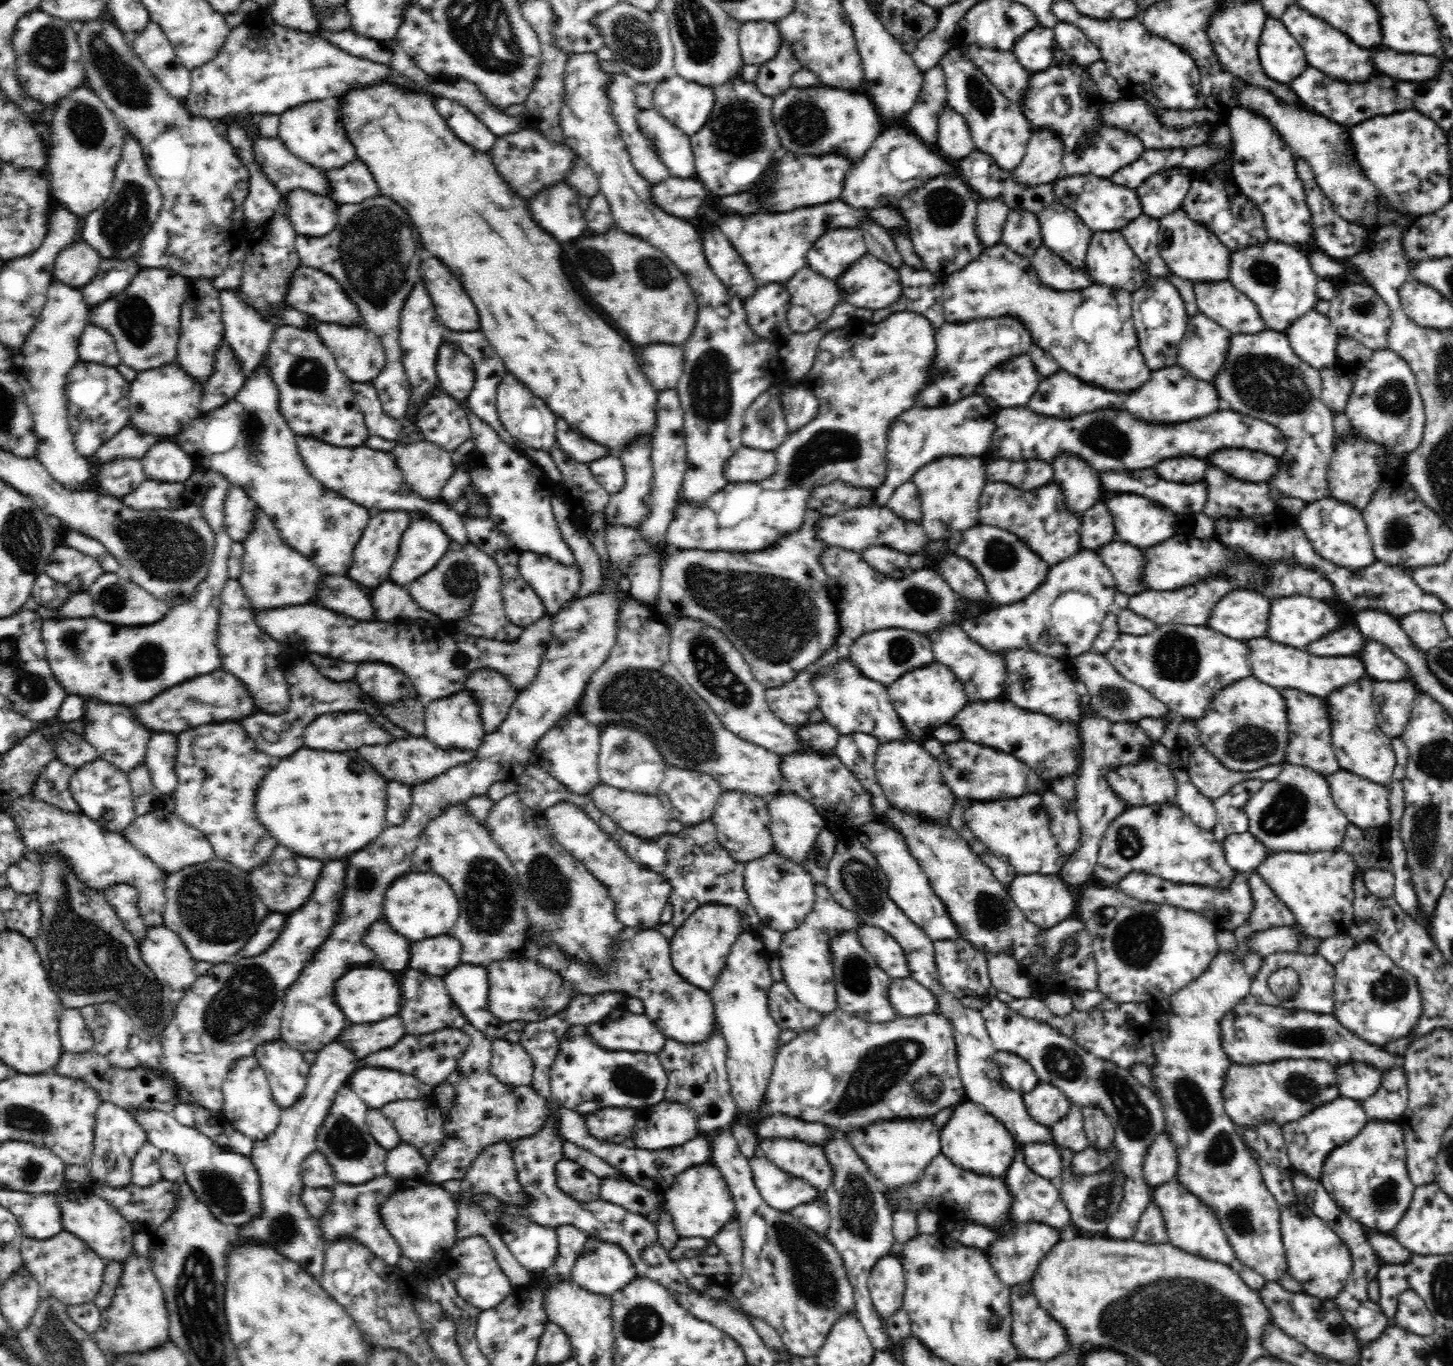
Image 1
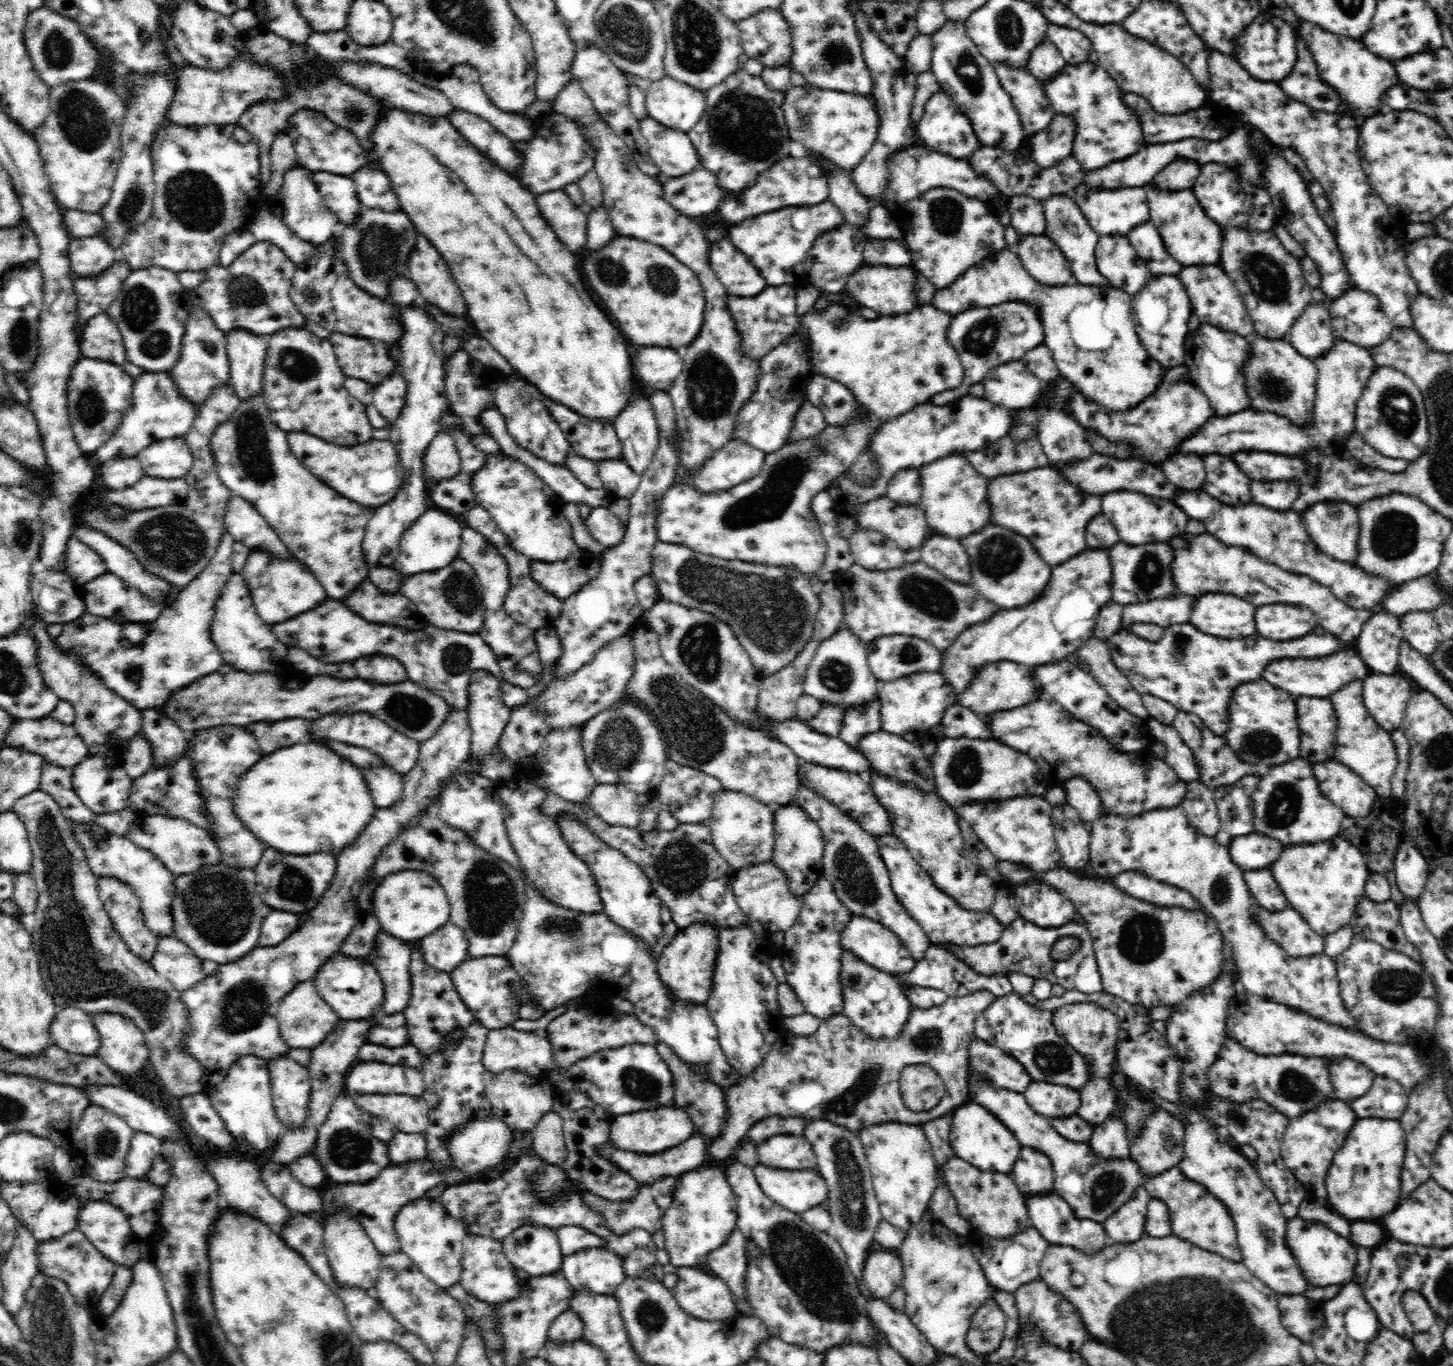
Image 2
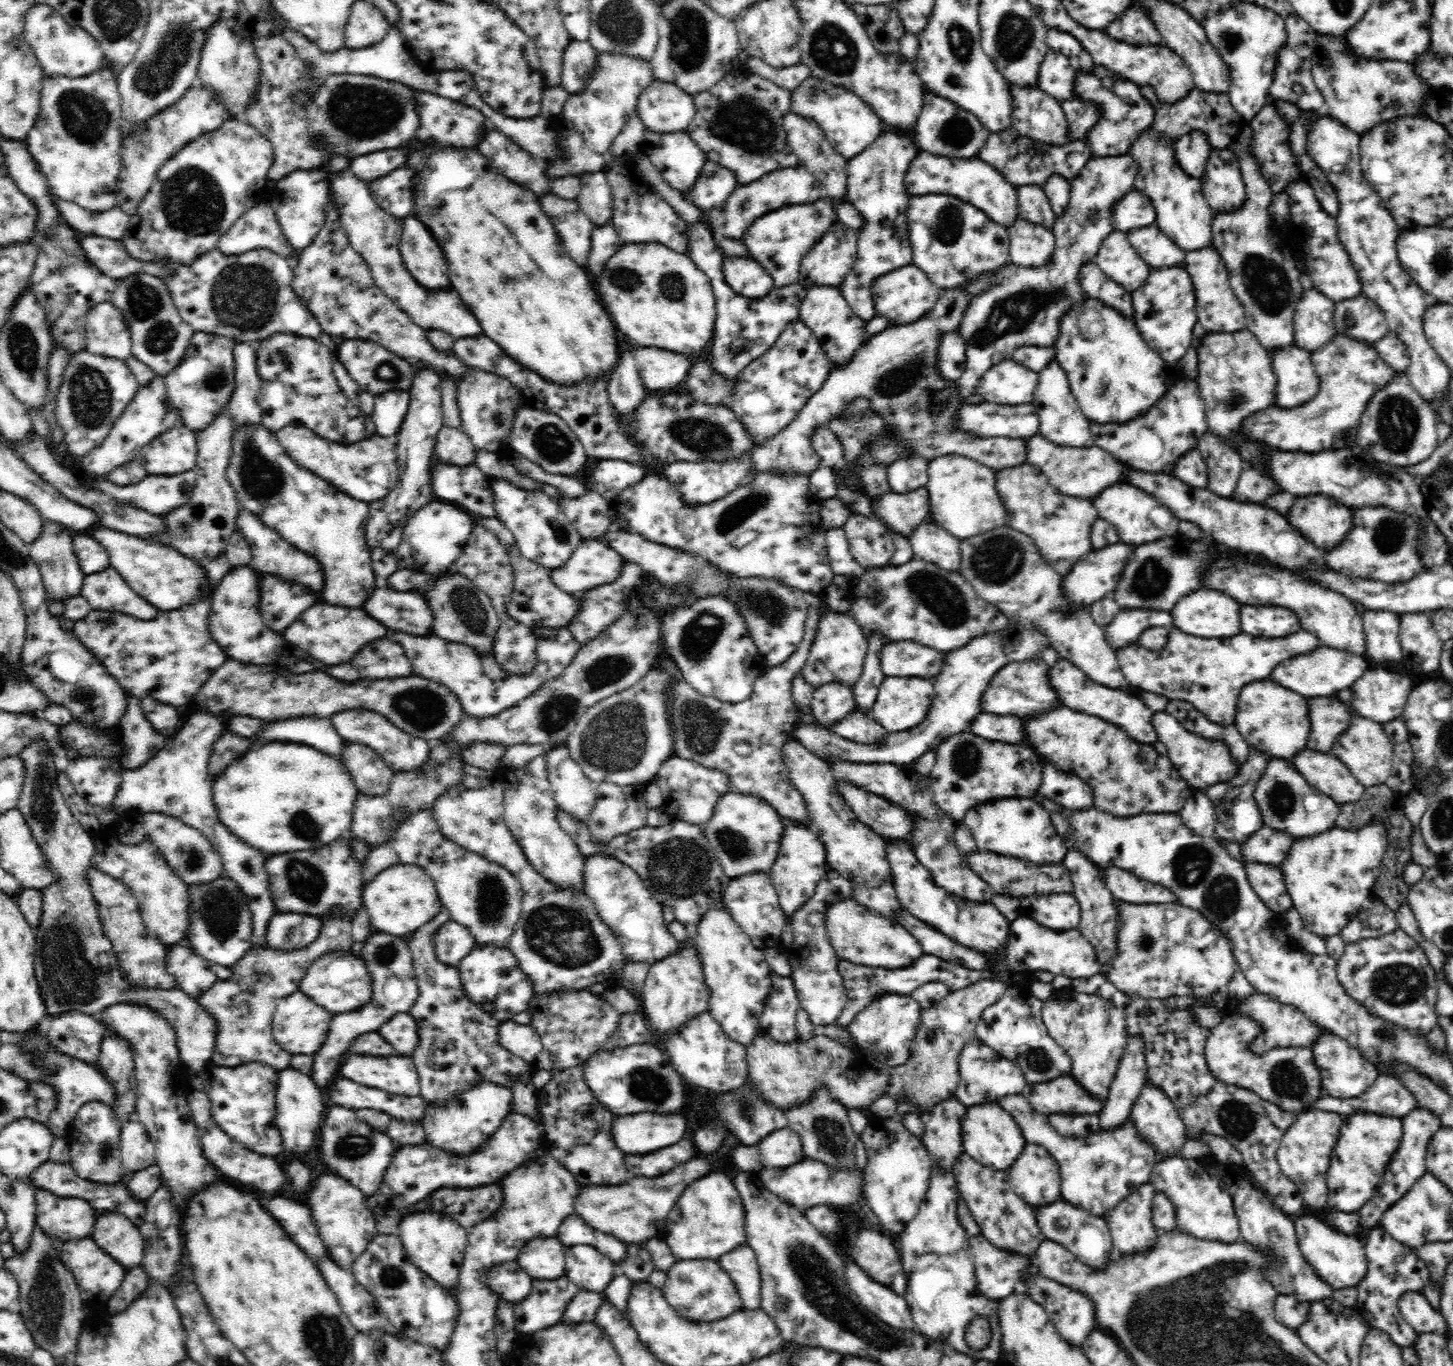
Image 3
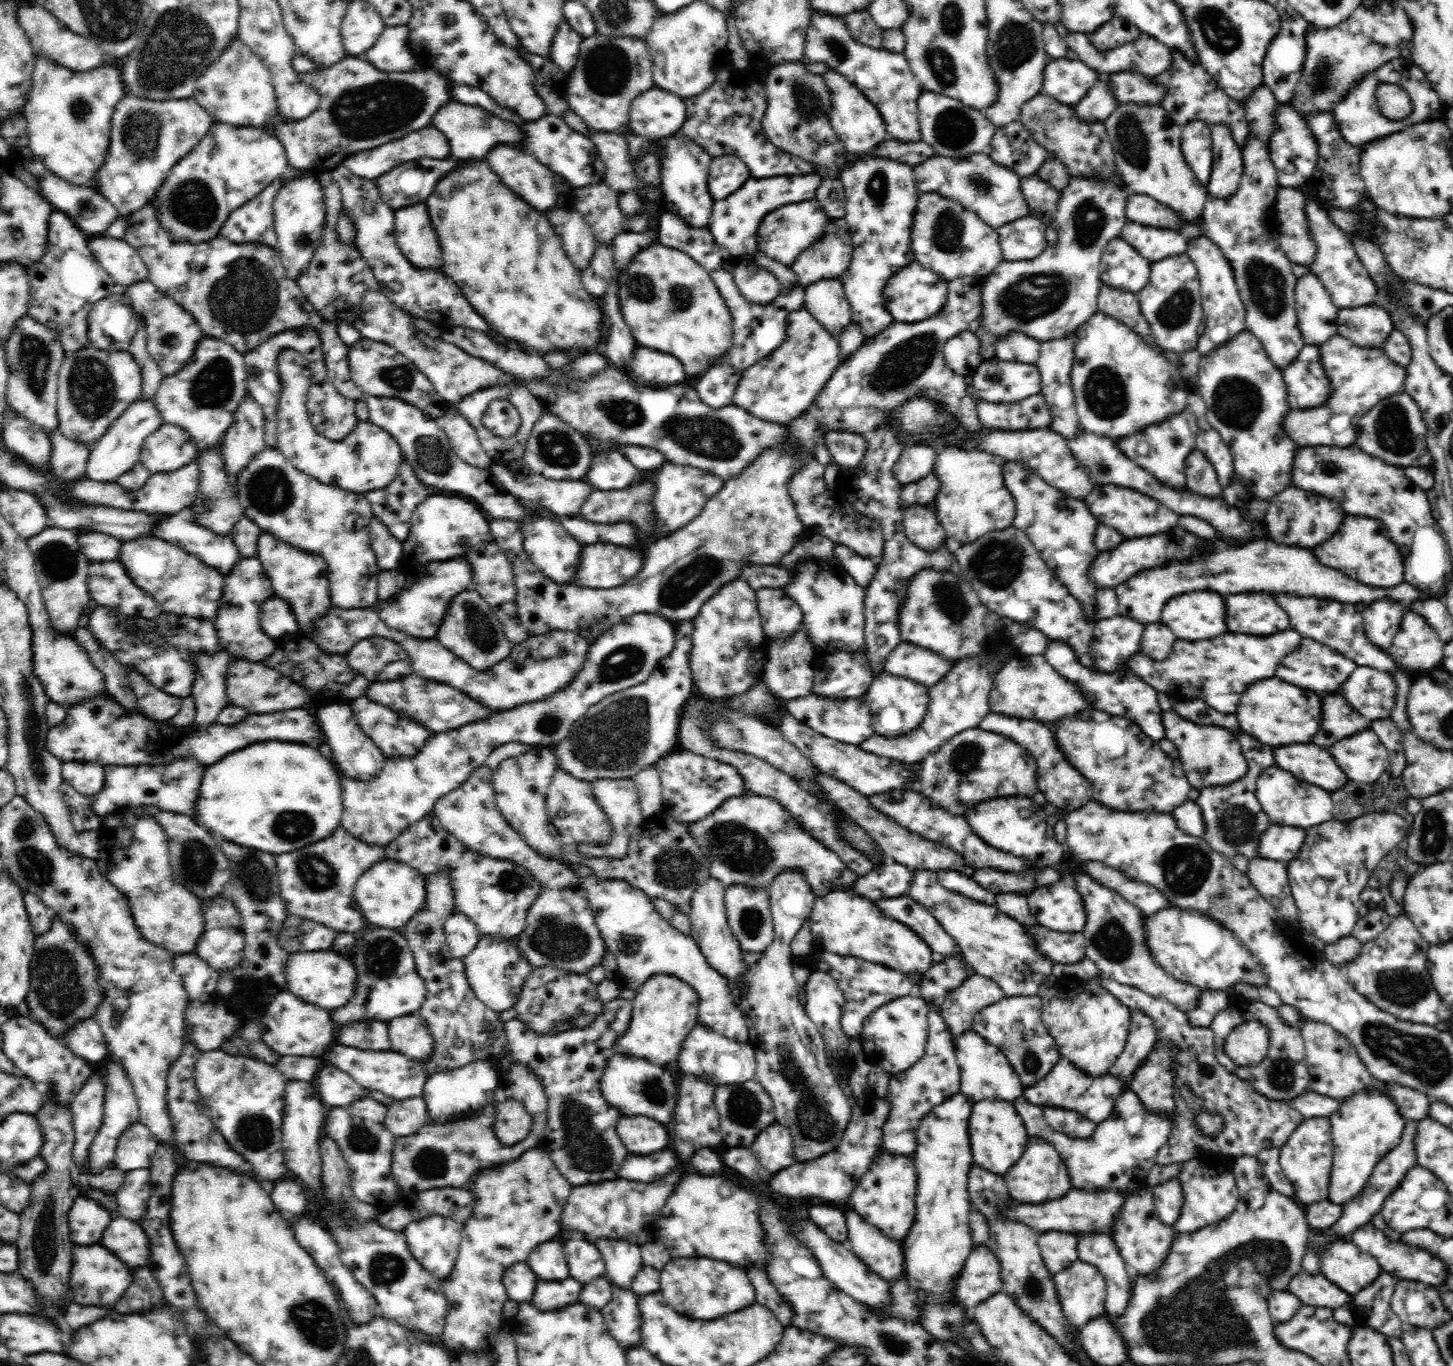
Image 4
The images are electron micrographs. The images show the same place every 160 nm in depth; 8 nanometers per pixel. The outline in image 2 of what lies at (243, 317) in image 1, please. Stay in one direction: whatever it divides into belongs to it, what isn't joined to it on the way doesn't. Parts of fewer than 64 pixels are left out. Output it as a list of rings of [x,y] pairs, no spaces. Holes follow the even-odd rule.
[[[232,328],[226,332],[229,384],[240,399],[263,392],[262,376],[267,357],[265,336],[245,328]]]

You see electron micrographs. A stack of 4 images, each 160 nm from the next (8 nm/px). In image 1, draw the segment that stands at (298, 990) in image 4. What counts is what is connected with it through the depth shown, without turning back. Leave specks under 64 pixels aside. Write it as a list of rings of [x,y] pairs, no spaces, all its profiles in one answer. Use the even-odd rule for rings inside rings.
[[[356,968],[350,970],[348,974],[343,974],[336,981],[336,1002],[346,1014],[346,1018],[354,1024],[364,1024],[364,1022],[378,1022],[380,1018],[396,1016],[400,1012],[400,986],[390,972],[378,968]]]

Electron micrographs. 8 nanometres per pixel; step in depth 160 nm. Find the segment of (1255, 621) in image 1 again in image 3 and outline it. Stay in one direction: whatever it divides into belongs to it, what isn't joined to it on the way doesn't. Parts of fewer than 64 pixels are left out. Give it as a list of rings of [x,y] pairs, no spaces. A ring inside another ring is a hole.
[[[1199,589],[1188,596],[1183,596],[1173,608],[1172,625],[1186,634],[1202,638],[1228,638],[1243,632],[1240,626],[1240,604],[1228,594],[1222,594],[1216,590]]]

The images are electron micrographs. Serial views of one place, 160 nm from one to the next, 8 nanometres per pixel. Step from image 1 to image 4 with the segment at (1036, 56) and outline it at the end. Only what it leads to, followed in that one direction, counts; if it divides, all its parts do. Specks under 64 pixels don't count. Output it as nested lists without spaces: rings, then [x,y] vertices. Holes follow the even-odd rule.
[[[1078,58],[1050,59],[1044,70],[1042,92],[1064,105],[1074,106],[1098,78],[1098,72]]]

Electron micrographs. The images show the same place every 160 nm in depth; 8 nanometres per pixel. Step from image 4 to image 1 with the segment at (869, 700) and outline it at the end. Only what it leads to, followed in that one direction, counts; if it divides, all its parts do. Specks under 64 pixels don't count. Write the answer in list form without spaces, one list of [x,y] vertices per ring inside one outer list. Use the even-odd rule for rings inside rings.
[[[932,660],[903,674],[887,686],[892,706],[913,738],[929,738],[938,727],[947,725],[966,706],[968,695],[961,680],[948,666]]]

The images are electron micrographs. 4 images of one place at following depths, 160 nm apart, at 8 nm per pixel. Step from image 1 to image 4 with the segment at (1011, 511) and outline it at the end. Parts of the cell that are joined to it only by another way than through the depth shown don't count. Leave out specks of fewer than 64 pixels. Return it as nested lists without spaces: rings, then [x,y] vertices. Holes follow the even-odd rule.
[[[1005,462],[1003,480],[1016,506],[1013,527],[1022,529],[1028,535],[1057,580],[1083,604],[1085,616],[1094,621],[1098,620],[1094,601],[1097,589],[1086,576],[1088,566],[1094,562],[1098,554],[1094,546],[1094,532],[1098,522],[1086,508],[1086,503],[1083,499],[1066,496],[1047,484],[1036,472],[1016,462]]]

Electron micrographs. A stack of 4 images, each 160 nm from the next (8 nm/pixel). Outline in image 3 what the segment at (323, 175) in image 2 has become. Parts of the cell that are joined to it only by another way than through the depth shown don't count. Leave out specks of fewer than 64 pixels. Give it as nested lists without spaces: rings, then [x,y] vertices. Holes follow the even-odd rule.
[[[350,170],[327,173],[327,182],[328,200],[334,211],[340,215],[340,224],[344,227],[350,245],[368,263],[376,286],[407,312],[414,324],[425,330],[444,331],[455,339],[475,337],[482,333],[478,320],[454,290],[428,290],[422,287],[406,268],[399,249],[405,217],[392,217],[376,205],[368,189],[368,183]]]

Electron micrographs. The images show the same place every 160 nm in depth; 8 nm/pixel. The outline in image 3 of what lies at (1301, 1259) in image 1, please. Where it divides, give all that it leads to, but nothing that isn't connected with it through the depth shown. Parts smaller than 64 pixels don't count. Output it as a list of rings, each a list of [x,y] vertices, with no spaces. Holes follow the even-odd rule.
[[[1311,1214],[1296,1216],[1293,1222],[1302,1256],[1324,1282],[1334,1289],[1358,1285],[1368,1268],[1365,1246],[1359,1238],[1340,1233]]]

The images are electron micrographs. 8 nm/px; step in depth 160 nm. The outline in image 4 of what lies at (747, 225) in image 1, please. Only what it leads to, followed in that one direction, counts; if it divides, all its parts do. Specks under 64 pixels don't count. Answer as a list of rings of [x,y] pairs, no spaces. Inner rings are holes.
[[[814,199],[810,202],[797,202],[790,206],[780,206],[780,210],[774,210],[772,214],[767,214],[758,226],[756,234],[759,251],[766,256],[790,267],[796,262],[796,259],[804,250],[812,247],[819,238],[825,233],[825,228],[830,224],[831,219],[824,212],[824,209],[818,208],[814,204]]]

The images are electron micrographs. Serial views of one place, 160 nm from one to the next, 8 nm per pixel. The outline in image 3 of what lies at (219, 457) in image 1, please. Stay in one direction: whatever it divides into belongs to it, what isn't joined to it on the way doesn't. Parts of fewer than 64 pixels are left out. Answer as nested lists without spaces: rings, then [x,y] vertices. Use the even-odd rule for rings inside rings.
[[[261,422],[240,424],[235,426],[231,438],[232,457],[225,473],[228,483],[240,501],[240,507],[262,518],[266,526],[276,531],[285,541],[296,549],[312,555],[324,573],[324,587],[320,598],[328,604],[358,608],[370,596],[378,584],[371,559],[371,548],[365,537],[365,527],[370,518],[369,503],[356,500],[346,493],[338,491],[334,486],[319,478],[314,472],[301,467],[300,474],[290,474],[282,468],[286,452],[280,445],[274,432],[270,432]]]

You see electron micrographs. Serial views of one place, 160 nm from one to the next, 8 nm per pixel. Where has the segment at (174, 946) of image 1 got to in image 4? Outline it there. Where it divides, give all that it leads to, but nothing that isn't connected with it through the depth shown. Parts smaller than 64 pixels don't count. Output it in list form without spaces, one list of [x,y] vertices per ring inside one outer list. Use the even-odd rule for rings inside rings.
[[[195,953],[176,955],[173,970],[182,977],[189,1002],[194,1005],[208,1003],[211,995],[217,991],[219,972]]]

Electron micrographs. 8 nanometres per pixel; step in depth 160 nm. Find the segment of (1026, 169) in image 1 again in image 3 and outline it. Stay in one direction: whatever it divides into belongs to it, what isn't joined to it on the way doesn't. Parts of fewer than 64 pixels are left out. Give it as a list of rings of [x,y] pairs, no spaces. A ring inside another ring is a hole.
[[[1060,100],[1066,123],[1068,123],[1068,142],[1083,139],[1085,134],[1098,122],[1102,112],[1094,104],[1082,100]]]

